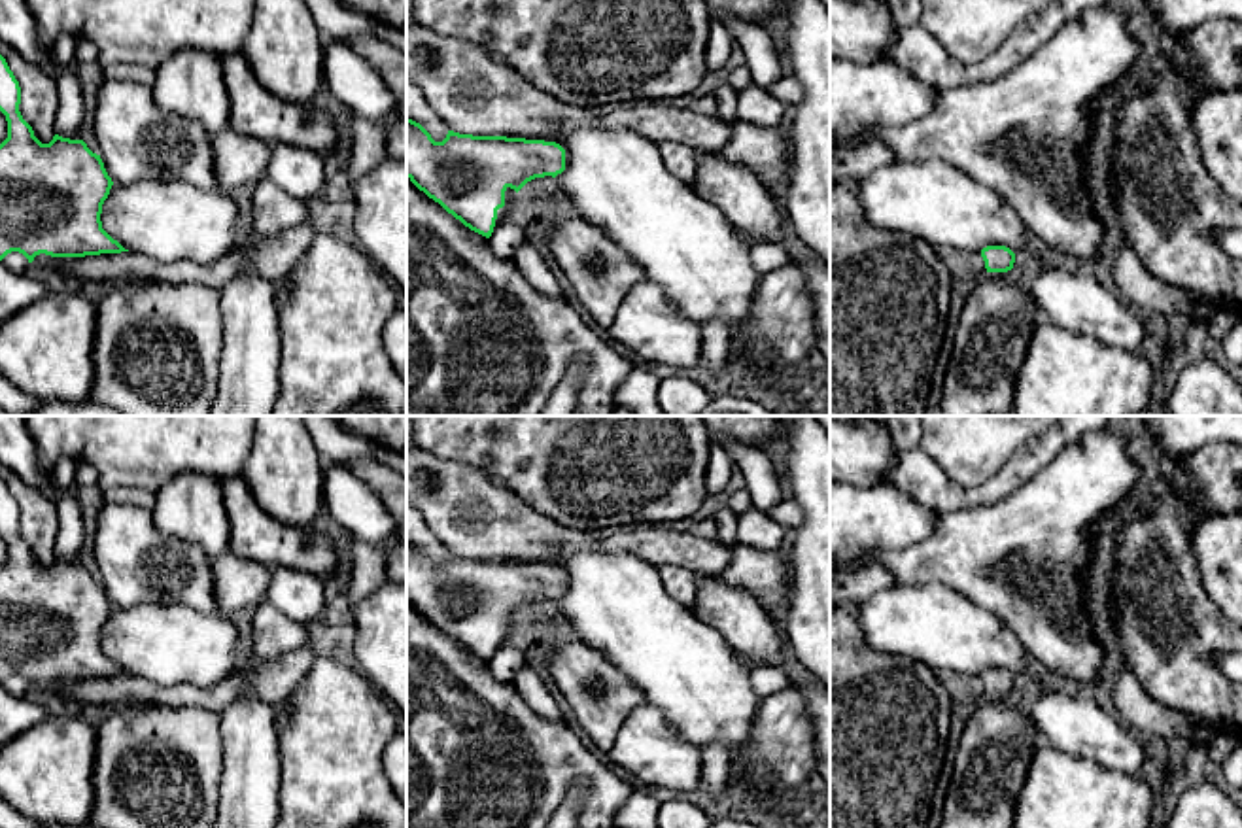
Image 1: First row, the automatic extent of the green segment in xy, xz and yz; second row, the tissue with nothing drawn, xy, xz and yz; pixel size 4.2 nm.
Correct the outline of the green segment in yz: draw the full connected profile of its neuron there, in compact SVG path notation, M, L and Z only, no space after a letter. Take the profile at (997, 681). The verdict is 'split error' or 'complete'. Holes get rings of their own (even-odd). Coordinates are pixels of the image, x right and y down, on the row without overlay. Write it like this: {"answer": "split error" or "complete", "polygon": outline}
{"answer": "split error", "polygon": "M987 669L981 681L987 699L962 732L940 828L1013 828L1019 792L1040 741L1028 713L1008 701L1015 677Z"}

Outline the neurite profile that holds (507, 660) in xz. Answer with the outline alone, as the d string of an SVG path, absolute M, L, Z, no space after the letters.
M509 641L497 648L490 660L493 679L507 684L512 684L514 677L524 665L527 665L524 652L512 647Z

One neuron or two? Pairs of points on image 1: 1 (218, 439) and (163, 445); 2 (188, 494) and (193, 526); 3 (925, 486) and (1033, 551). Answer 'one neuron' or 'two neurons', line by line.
1: one neuron
2: one neuron
3: two neurons

